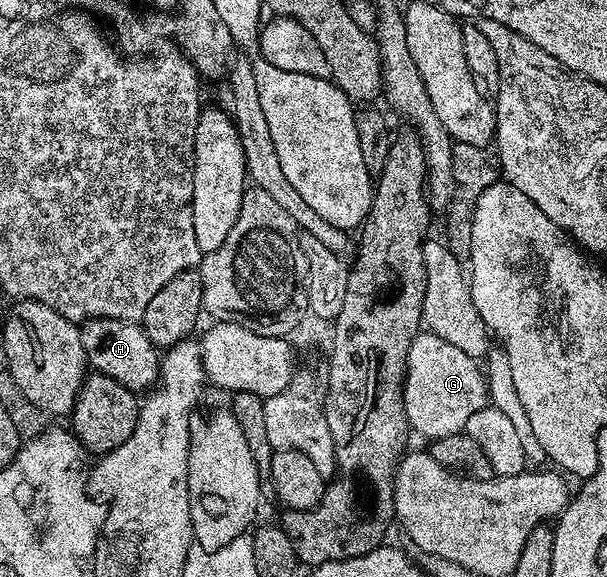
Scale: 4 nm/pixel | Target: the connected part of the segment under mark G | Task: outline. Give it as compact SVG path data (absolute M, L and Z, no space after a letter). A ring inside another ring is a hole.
M420 332L413 340L403 380L403 407L412 431L434 440L466 431L469 416L488 405L488 386L480 363L453 348L449 340L430 332Z

